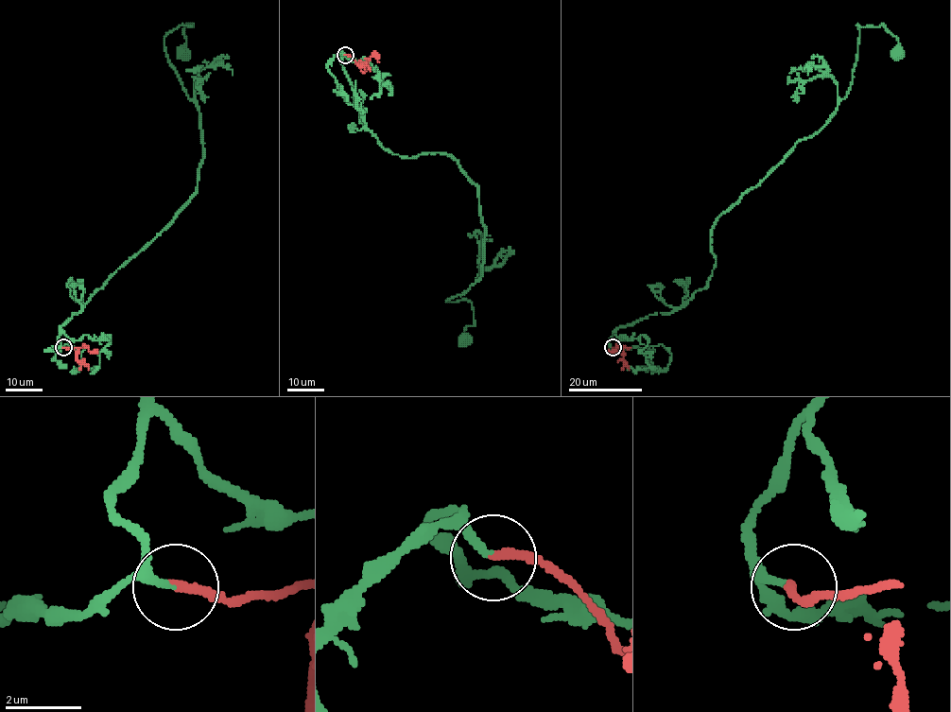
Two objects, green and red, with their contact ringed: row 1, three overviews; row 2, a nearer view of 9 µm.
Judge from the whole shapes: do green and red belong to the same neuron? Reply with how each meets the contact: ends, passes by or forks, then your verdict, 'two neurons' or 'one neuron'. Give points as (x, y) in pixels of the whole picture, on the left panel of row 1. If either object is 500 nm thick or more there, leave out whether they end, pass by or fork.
green ends | red ends | one neuron

